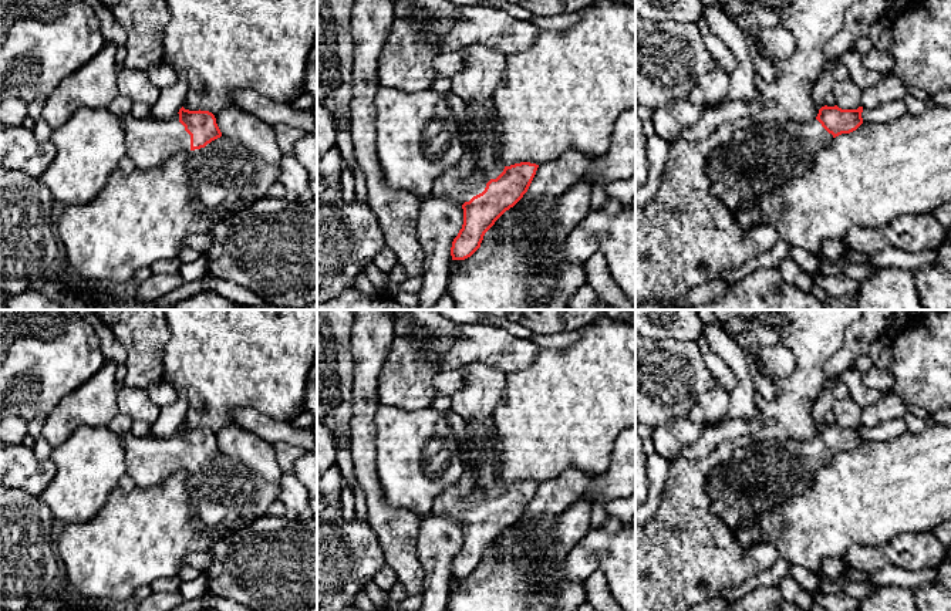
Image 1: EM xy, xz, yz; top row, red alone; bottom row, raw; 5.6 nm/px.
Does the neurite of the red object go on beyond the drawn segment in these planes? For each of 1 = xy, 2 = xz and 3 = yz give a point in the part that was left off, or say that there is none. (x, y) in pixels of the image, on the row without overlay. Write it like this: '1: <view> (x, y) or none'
1: xy (149, 461)
2: xz (468, 496)
3: yz (759, 478)

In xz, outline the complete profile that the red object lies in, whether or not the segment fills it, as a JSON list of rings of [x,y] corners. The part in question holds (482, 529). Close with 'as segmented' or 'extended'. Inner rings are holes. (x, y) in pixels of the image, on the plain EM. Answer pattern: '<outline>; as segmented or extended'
[[[466,421],[468,446],[461,449],[463,475],[435,499],[432,507],[434,513],[446,514],[463,527],[463,543],[451,566],[452,578],[465,578],[480,566],[485,551],[527,510],[539,486],[539,483],[530,480],[502,483],[498,479],[500,448],[495,421]]]; extended

